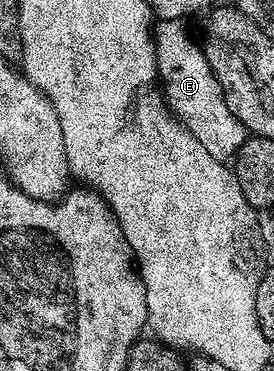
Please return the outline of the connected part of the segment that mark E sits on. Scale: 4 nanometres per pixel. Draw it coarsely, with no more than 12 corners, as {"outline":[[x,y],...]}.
{"outline":[[184,19],[154,27],[164,102],[210,157],[243,145]]}

